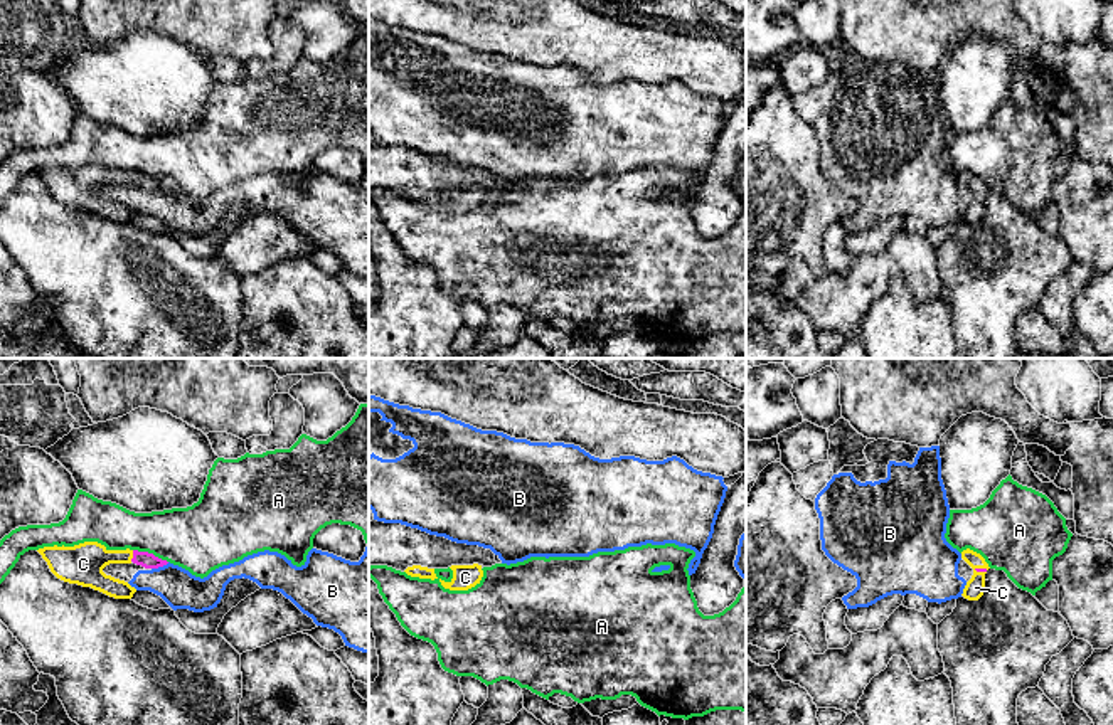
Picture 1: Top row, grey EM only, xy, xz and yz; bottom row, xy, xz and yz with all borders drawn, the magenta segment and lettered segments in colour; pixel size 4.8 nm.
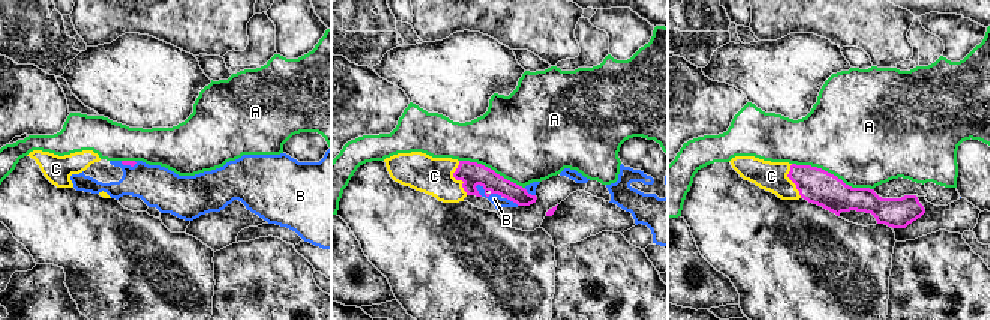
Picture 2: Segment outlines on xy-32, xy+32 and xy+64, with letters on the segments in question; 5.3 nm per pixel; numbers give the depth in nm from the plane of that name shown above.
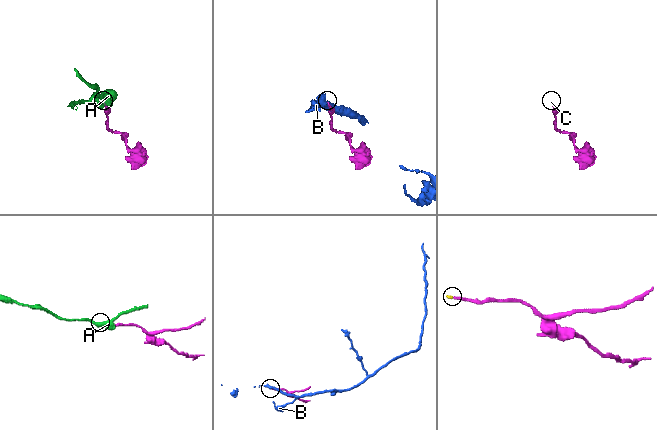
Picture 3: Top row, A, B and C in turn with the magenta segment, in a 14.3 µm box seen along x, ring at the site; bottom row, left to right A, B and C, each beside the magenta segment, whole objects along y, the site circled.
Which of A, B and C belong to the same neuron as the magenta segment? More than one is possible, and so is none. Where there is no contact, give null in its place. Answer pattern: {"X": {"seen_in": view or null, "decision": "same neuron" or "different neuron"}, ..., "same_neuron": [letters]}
{"A": {"seen_in": "xy", "decision": "different neuron"}, "B": {"seen_in": "xy", "decision": "different neuron"}, "C": {"seen_in": "xy", "decision": "same neuron"}, "same_neuron": ["C"]}

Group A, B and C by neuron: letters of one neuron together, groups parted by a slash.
A / B / C

